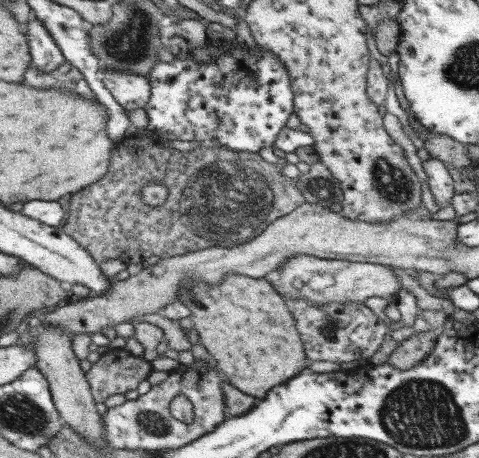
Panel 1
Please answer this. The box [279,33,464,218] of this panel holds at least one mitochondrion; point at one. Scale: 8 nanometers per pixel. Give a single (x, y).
(392, 184)

